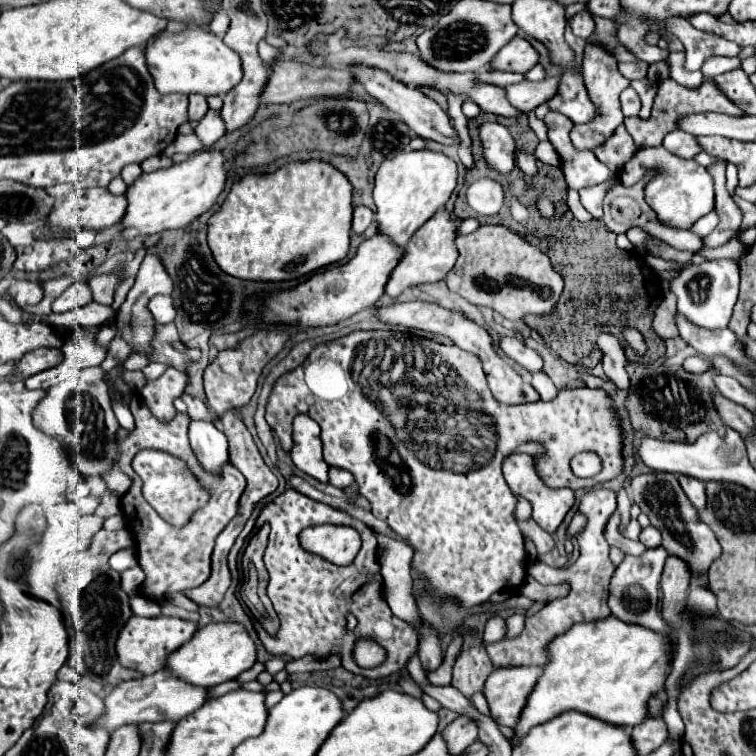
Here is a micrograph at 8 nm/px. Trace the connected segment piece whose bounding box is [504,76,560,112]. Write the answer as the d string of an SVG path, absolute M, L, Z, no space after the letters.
M560 76L554 78L546 78L542 82L520 82L520 84L512 84L506 86L506 98L508 102L520 110L520 112L530 112L536 106L548 102L548 96L552 96L552 92L556 92L556 80L560 80Z

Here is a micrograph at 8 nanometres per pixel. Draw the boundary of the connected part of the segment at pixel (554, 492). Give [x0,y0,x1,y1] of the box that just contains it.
[504,454,574,534]

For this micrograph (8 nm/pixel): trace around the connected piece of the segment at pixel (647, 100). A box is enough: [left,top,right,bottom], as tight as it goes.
[632,80,656,118]

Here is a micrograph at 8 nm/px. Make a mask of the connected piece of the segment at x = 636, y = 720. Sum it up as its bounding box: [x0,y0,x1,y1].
[514,616,676,736]

